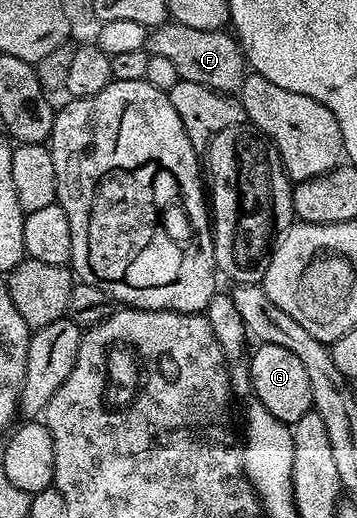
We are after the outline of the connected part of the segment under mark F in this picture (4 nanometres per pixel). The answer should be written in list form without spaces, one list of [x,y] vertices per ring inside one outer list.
[[[166,23],[152,30],[147,49],[150,54],[163,56],[172,62],[180,80],[199,83],[216,93],[236,94],[247,76],[245,55],[236,36],[229,31],[195,31],[195,27]]]

